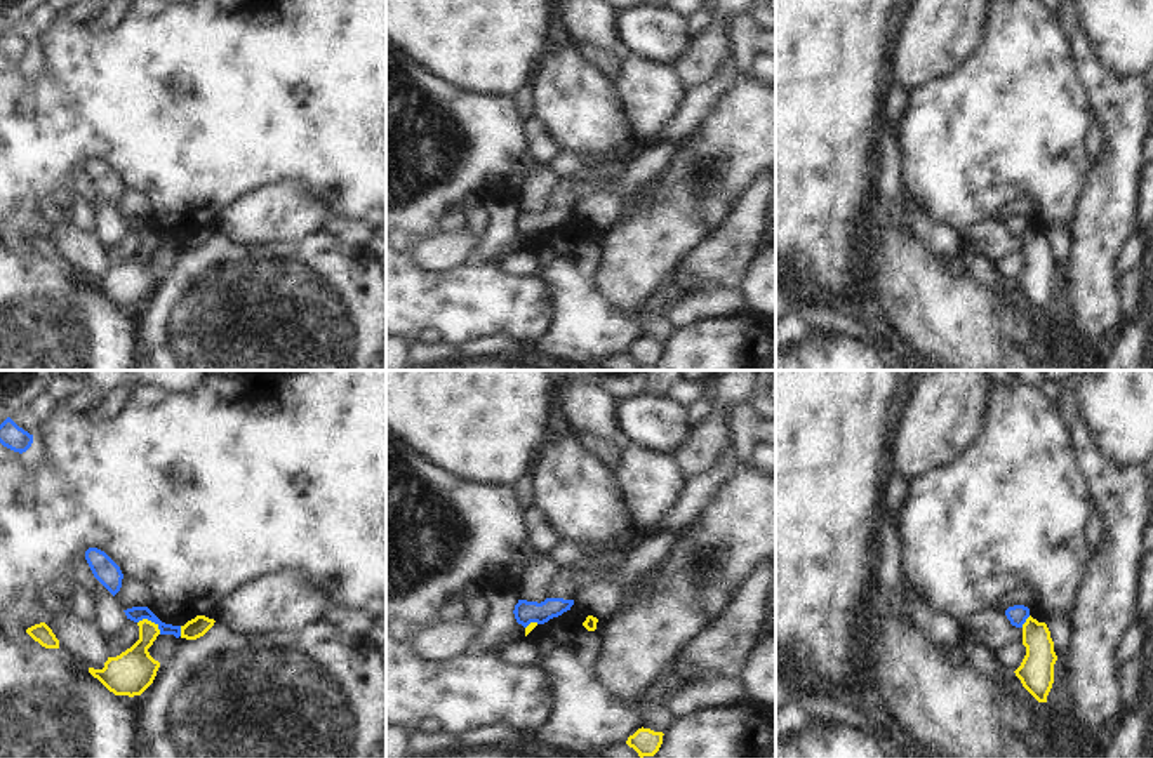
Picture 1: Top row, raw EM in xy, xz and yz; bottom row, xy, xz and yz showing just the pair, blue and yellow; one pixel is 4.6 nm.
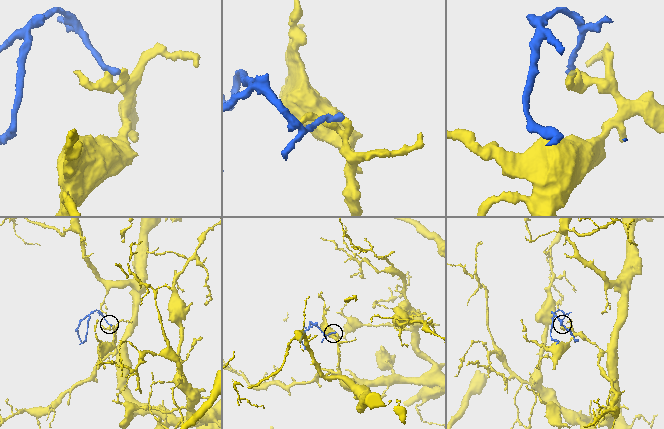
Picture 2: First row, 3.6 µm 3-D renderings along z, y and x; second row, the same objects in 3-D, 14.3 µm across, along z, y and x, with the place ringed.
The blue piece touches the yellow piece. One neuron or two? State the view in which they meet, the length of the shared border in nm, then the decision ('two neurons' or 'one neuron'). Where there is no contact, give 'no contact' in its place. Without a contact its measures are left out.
contact in xy; length 130 nm; two neurons

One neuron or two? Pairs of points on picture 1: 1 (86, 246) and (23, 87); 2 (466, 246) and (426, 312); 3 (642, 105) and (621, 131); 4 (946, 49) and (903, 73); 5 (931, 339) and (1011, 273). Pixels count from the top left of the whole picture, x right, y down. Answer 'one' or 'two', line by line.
1: two
2: two
3: two
4: one
5: two

